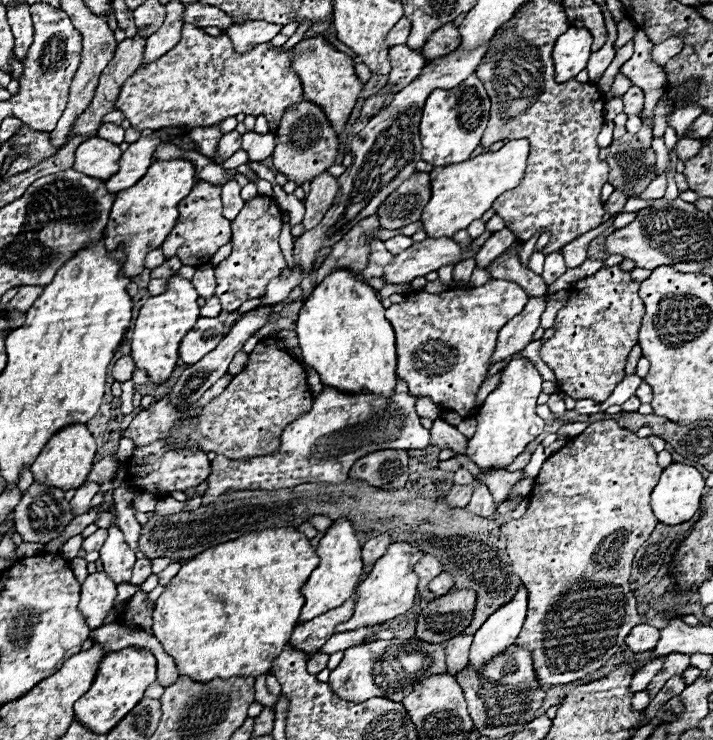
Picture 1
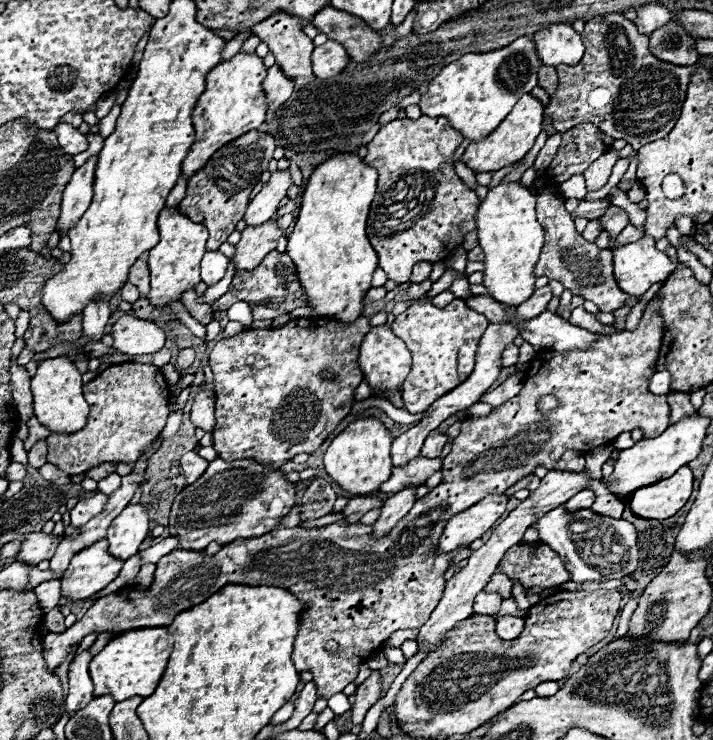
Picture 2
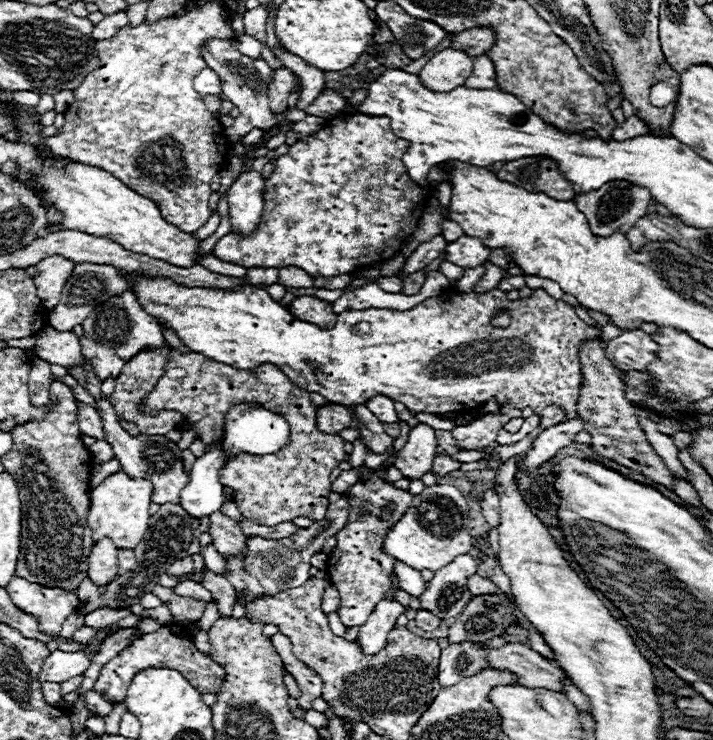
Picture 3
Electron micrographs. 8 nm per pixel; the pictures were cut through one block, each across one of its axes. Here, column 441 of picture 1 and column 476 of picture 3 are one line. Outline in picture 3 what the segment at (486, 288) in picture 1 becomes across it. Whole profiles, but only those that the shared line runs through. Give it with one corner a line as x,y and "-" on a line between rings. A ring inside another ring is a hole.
120,272
124,274
124,278
128,278
128,284
130,284
130,290
132,294
136,294
140,298
140,306
144,306
144,310
148,310
152,314
152,318
156,318
156,322
160,322
160,326
168,326
168,330
176,330
176,336
180,338
180,342
184,342
192,352
196,354
202,354
210,360
216,360
216,362
222,362
222,364
228,364
232,368
242,368
242,370
252,370
260,364
274,364
278,366
296,386
300,386
302,390
308,390
308,392
316,392
324,398
328,398
328,402
340,402
342,406
354,406
354,404
366,404
368,398
374,398
376,394
384,394
388,398
392,398
394,402
402,402
408,410
412,412
428,412
428,414
444,414
444,412
460,412
460,414
468,414
472,412
474,408
486,404
490,398
496,398
498,402
504,402
508,400
512,406
516,408
524,408
524,406
530,406
534,412
540,412
544,406
550,406
550,404
558,404
562,406
566,412
568,412
568,418
576,418
576,412
574,412
574,406
576,406
576,400
580,396
580,388
582,388
582,372
580,372
580,360
578,360
578,346
580,342
584,342
586,338
596,338
600,336
600,328
596,326
588,326
586,322
582,322
574,308
562,300
556,300
554,296
550,296
546,290
534,290
534,294
530,298
520,298
520,300
508,300
506,298
506,292
494,288
486,294
476,294
476,292
470,292
470,294
456,294
456,292
448,292
448,294
442,294
442,296
436,296
436,298
428,298
424,300
422,304
418,304
416,308
412,310
392,310
392,308
368,308
368,310
348,310
348,312
342,312
338,316
338,322
334,328
330,330
324,330
316,324
310,324
310,322
304,322
304,320
298,320
294,314
290,314
282,304
274,302
268,292
264,288
256,288
256,286
248,286
248,288
238,288
234,292
228,292
228,290
192,290
190,286
180,286
180,284
174,284
170,278
148,278
140,272
136,274
128,274
128,272
-
500,310
506,310
510,314
510,326
508,328
496,328
490,324
490,318
500,312

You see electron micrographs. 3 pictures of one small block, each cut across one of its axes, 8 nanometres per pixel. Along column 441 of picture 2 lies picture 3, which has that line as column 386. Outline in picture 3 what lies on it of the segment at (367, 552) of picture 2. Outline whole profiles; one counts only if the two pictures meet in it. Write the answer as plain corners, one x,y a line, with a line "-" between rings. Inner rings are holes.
376,472
376,476
364,484
356,482
348,494
352,496
352,510
348,516
348,524
336,534
338,544
328,554
328,580
340,592
340,606
336,614
340,616
346,628
362,626
366,618
376,608
376,602
384,598
396,600
396,588
392,586
394,564
396,560
384,554
384,538
386,532
406,514
412,504
412,494
406,490
398,490
392,484
384,482
384,472

